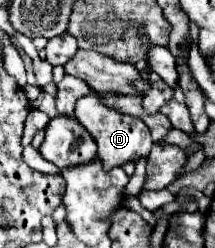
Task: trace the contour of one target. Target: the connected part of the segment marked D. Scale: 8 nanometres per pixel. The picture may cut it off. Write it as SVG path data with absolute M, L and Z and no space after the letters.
M92 92L90 96L84 96L82 100L78 100L76 104L76 112L74 118L90 132L90 136L94 138L98 152L96 158L102 162L104 170L112 170L114 166L124 166L126 162L136 162L138 158L148 158L150 150L152 150L152 138L150 138L150 130L148 126L140 120L140 118L132 118L132 116L124 116L118 114L112 108L106 108L100 98L96 96L96 92Z

